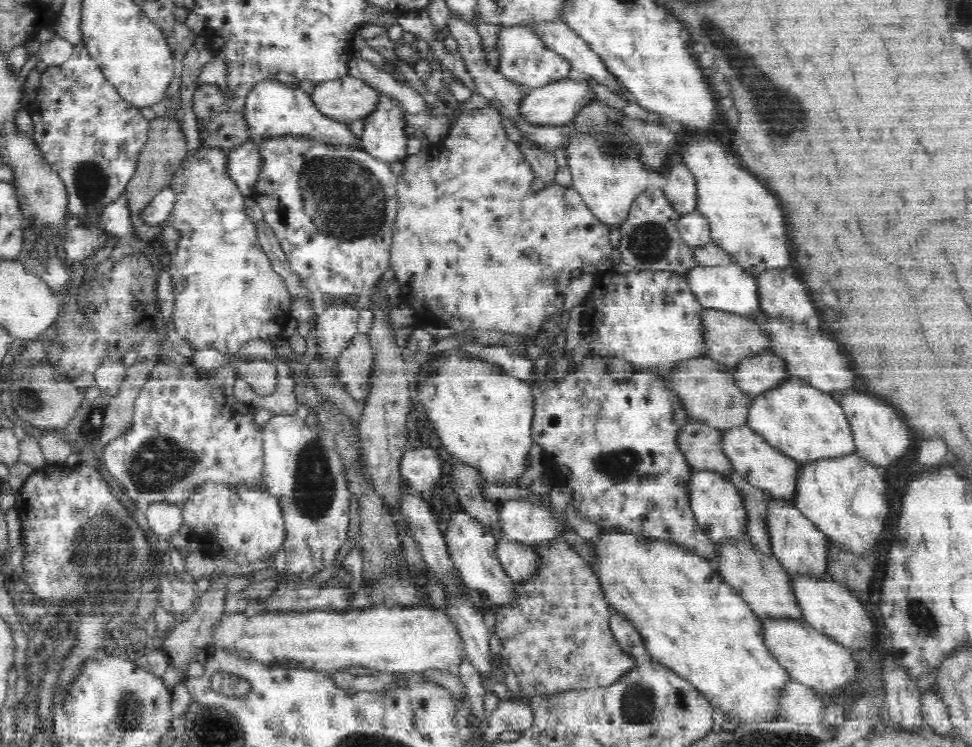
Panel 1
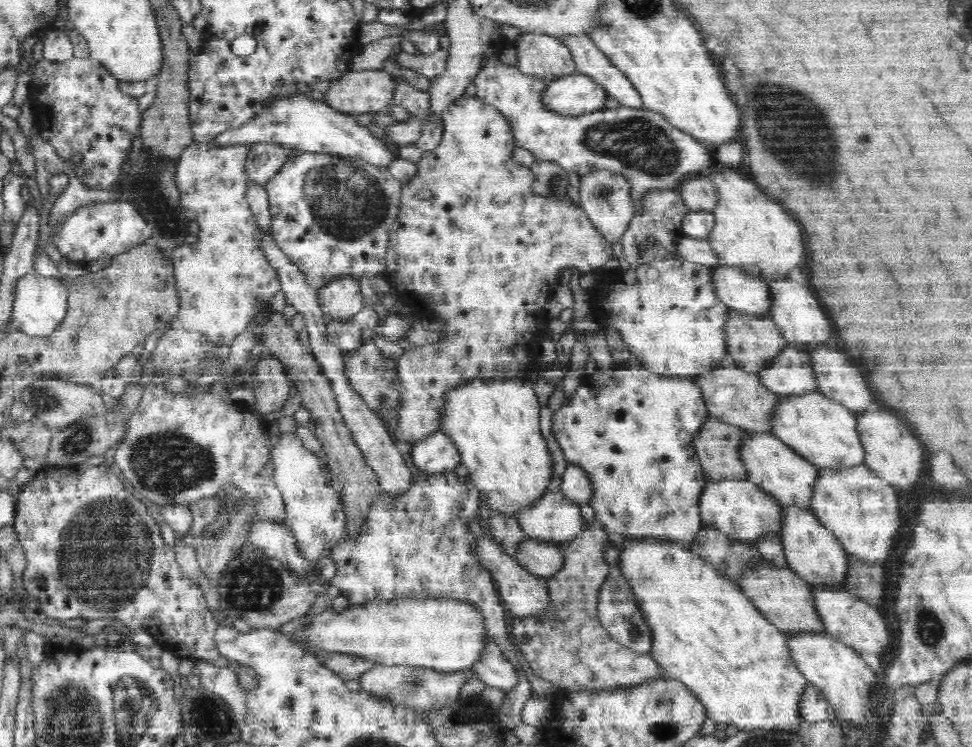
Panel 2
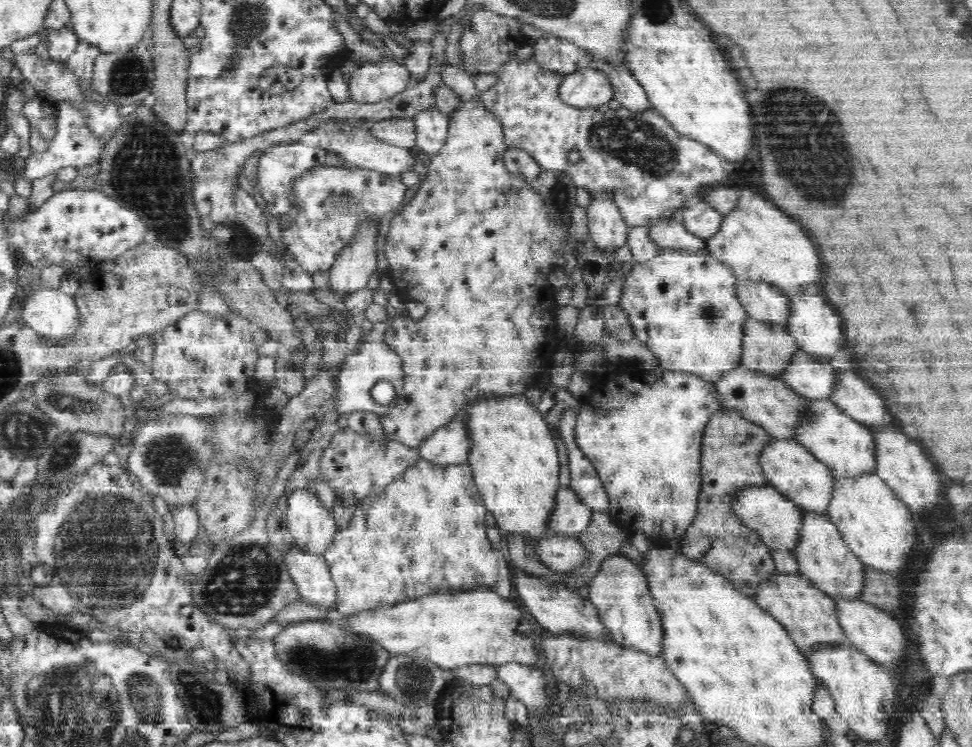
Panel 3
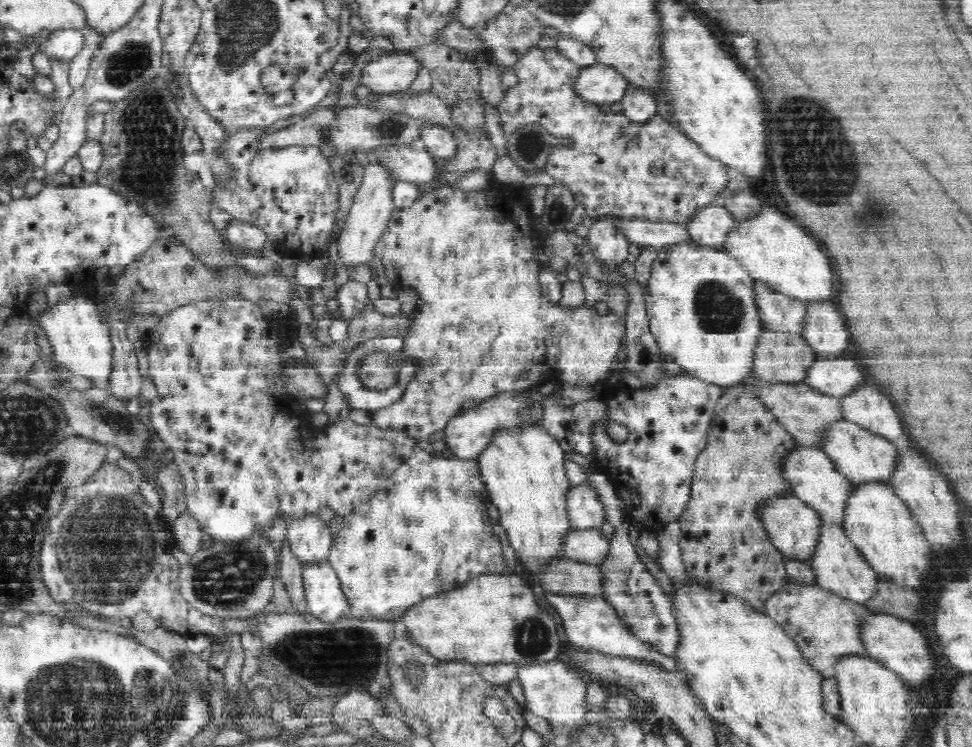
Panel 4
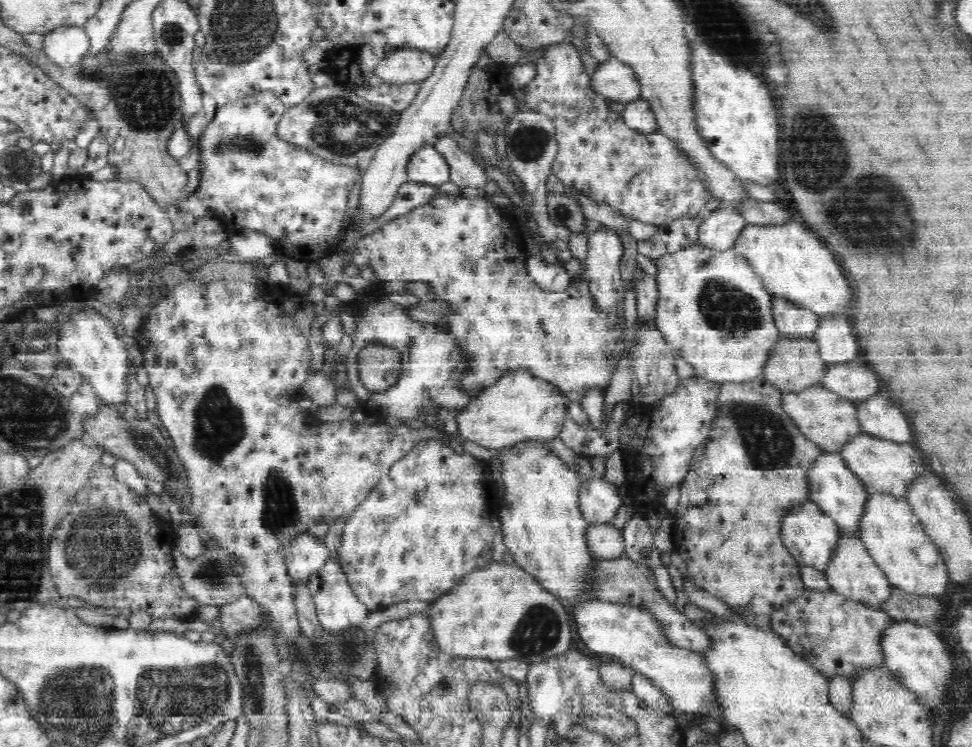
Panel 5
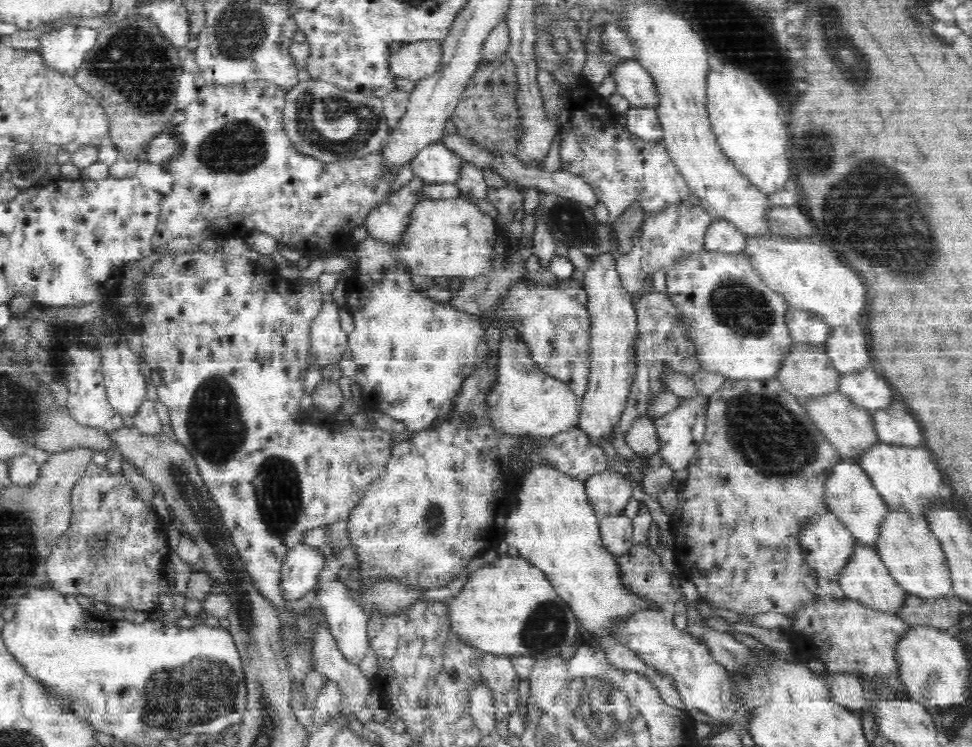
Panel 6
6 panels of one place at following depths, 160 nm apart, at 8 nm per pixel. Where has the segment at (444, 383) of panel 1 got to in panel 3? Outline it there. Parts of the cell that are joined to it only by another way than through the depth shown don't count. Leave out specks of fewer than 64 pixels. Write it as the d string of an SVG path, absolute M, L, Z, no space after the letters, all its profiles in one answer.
M523 395L478 401L468 412L472 419L470 433L474 447L468 462L487 510L495 516L500 530L512 537L528 539L528 542L536 547L538 541L553 535L553 510L557 503L557 494L563 487L560 485L560 460L552 433L549 432L543 417Z

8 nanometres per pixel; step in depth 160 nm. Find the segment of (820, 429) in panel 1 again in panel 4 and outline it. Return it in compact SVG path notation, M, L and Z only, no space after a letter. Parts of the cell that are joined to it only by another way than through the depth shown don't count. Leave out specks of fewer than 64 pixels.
M846 420L830 430L825 443L819 448L830 456L837 469L855 486L866 483L890 484L894 482L895 474L902 464L902 452L896 444Z

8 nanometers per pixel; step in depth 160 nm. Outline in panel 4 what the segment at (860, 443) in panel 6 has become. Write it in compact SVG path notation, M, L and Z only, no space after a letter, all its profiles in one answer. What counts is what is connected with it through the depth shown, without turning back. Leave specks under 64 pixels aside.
M750 375L743 383L758 384L760 396L766 403L766 407L772 411L776 419L784 425L784 428L798 441L800 447L819 448L825 443L830 430L836 424L844 422L844 398L830 396L812 389L807 383L802 384L768 384L756 380Z

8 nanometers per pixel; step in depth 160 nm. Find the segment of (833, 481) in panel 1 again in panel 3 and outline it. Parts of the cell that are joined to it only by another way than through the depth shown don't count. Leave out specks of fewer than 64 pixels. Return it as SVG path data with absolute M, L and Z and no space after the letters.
M878 475L856 477L853 479L838 479L837 487L834 489L834 498L831 502L826 516L830 517L832 522L838 526L838 531L845 543L853 553L868 567L877 571L896 576L902 572L910 560L910 556L916 550L916 524L913 516L907 507L893 492L892 489Z

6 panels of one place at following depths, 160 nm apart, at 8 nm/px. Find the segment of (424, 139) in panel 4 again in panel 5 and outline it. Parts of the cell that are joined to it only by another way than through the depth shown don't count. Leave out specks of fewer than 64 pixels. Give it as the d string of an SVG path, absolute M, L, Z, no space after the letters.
M450 136L441 138L435 147L446 157L450 165L451 182L460 188L484 189L487 177L484 169Z

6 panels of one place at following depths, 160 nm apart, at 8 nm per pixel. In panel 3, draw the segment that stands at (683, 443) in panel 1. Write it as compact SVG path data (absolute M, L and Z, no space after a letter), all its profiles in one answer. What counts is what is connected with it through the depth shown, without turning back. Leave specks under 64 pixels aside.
M738 409L715 412L703 436L700 488L694 521L680 539L686 559L722 575L738 592L754 599L761 588L779 574L772 549L756 530L744 525L735 513L739 496L747 488L770 486L762 468L762 454L776 439L760 424L750 421Z

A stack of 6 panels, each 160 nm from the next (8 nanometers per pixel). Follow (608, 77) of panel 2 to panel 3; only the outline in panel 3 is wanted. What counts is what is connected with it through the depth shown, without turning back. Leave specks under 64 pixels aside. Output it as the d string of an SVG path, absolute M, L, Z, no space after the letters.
M603 63L595 64L609 76L614 87L614 99L620 102L622 108L638 112L653 109L645 88L630 70Z

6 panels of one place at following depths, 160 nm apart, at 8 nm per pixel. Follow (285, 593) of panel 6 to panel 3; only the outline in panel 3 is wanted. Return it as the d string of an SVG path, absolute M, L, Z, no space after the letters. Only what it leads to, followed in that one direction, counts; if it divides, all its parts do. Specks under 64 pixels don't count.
M308 491L291 492L284 515L295 548L322 557L334 541L337 527L331 512L322 507L318 497Z

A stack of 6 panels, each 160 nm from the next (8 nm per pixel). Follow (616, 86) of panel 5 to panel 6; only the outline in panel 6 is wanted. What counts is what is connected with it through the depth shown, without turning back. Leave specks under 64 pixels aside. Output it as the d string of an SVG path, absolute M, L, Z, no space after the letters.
M637 58L624 60L615 69L616 92L624 96L632 108L656 110L661 104L654 77Z

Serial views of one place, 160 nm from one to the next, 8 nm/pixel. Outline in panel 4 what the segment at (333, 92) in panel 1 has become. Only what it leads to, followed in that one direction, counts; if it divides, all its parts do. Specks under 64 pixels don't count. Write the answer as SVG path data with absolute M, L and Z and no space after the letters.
M393 51L363 68L361 83L374 92L394 94L408 88L420 71L421 61L410 52Z

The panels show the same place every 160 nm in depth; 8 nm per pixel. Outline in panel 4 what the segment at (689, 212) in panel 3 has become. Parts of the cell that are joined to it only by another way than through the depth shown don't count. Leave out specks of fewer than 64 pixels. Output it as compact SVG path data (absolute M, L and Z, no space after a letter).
M710 205L689 222L687 233L691 242L704 247L721 248L738 225L739 222L724 205Z

